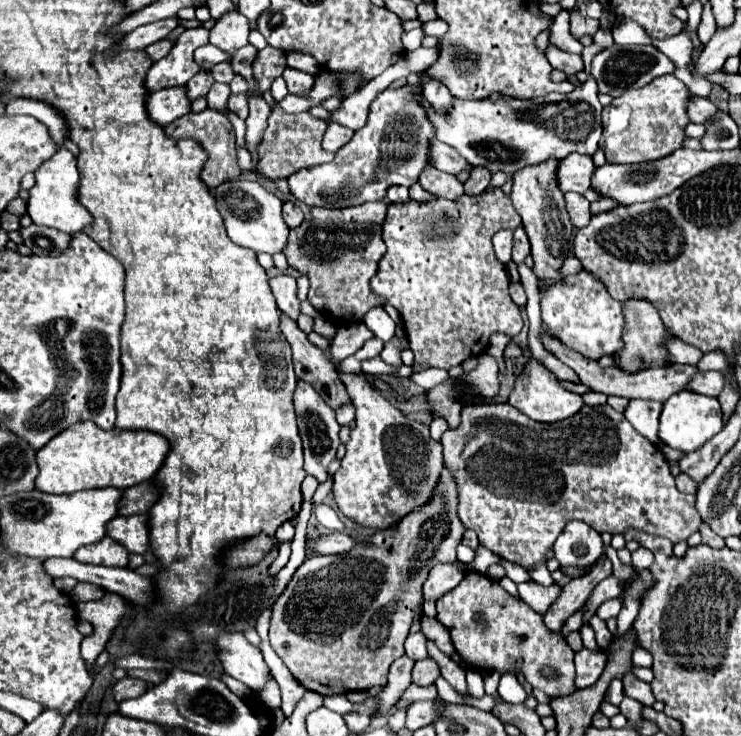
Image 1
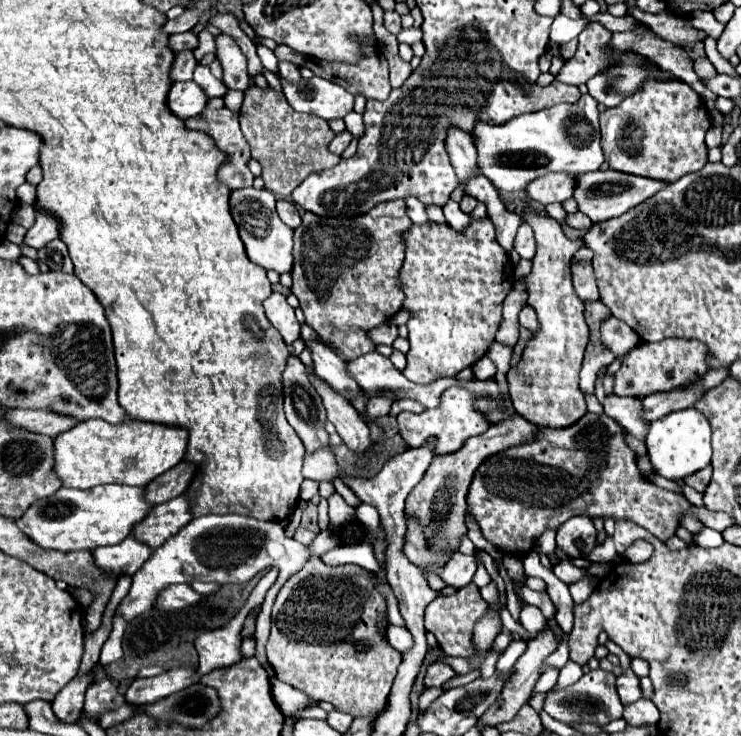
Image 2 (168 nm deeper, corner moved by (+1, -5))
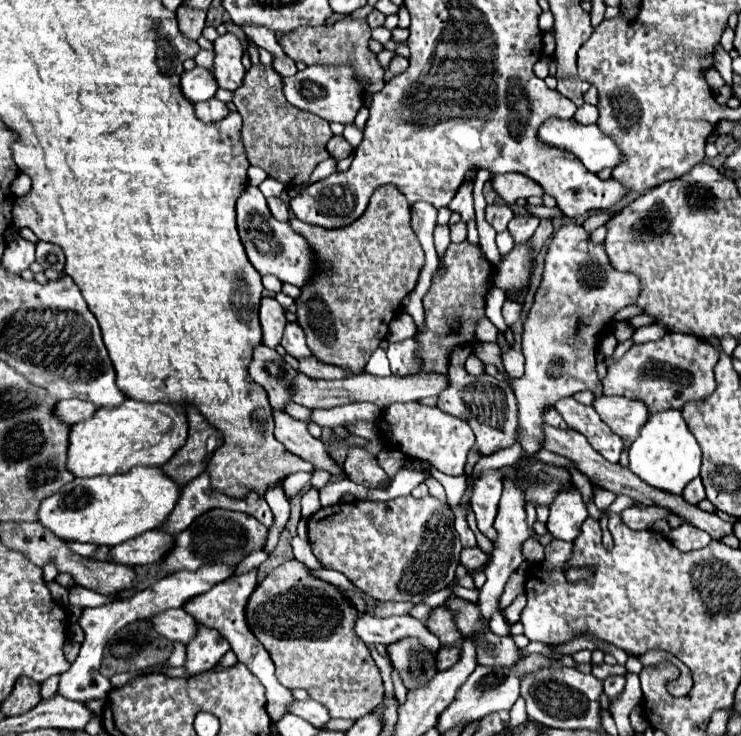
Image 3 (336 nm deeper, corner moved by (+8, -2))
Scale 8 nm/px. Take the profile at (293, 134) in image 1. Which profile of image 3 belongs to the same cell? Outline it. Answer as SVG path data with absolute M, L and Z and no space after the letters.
M252 66L244 76L242 86L234 90L232 102L244 120L240 136L248 162L266 170L270 178L282 182L284 186L300 186L308 182L314 168L330 156L326 150L326 142L332 136L328 122L286 104L282 78L272 66Z

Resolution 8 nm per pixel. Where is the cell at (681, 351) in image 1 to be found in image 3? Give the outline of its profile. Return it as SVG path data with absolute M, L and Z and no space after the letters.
M668 332L660 340L632 346L618 362L614 362L602 380L604 394L644 400L650 414L682 408L688 400L702 400L714 392L714 366L718 356L718 350L702 338Z

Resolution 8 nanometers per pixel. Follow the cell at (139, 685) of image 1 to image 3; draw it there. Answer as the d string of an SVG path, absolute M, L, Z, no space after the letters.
M200 626L198 636L186 646L184 668L190 674L200 674L204 670L210 670L220 662L220 658L228 650L230 650L230 642L222 634L206 626Z

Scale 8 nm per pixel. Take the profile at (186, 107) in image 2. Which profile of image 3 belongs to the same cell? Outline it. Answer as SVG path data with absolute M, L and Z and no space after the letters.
M194 68L190 72L184 72L182 74L182 80L180 80L180 90L182 94L186 96L186 100L190 102L206 102L210 100L216 90L218 90L218 84L212 76L210 70L204 70L204 68Z

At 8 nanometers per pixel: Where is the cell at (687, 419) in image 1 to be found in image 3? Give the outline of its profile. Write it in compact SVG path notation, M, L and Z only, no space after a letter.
M674 408L650 414L640 430L640 436L630 446L630 470L646 484L672 494L682 494L684 486L700 474L700 462L700 444L694 440L690 428L686 428L682 412Z

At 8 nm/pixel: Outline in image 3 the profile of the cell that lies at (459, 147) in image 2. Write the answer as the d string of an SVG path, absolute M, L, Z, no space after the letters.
M474 178L472 180L464 180L462 186L458 188L454 200L448 204L450 210L458 210L462 214L462 220L468 222L470 218L474 218L474 206L472 206L472 186L474 186Z

